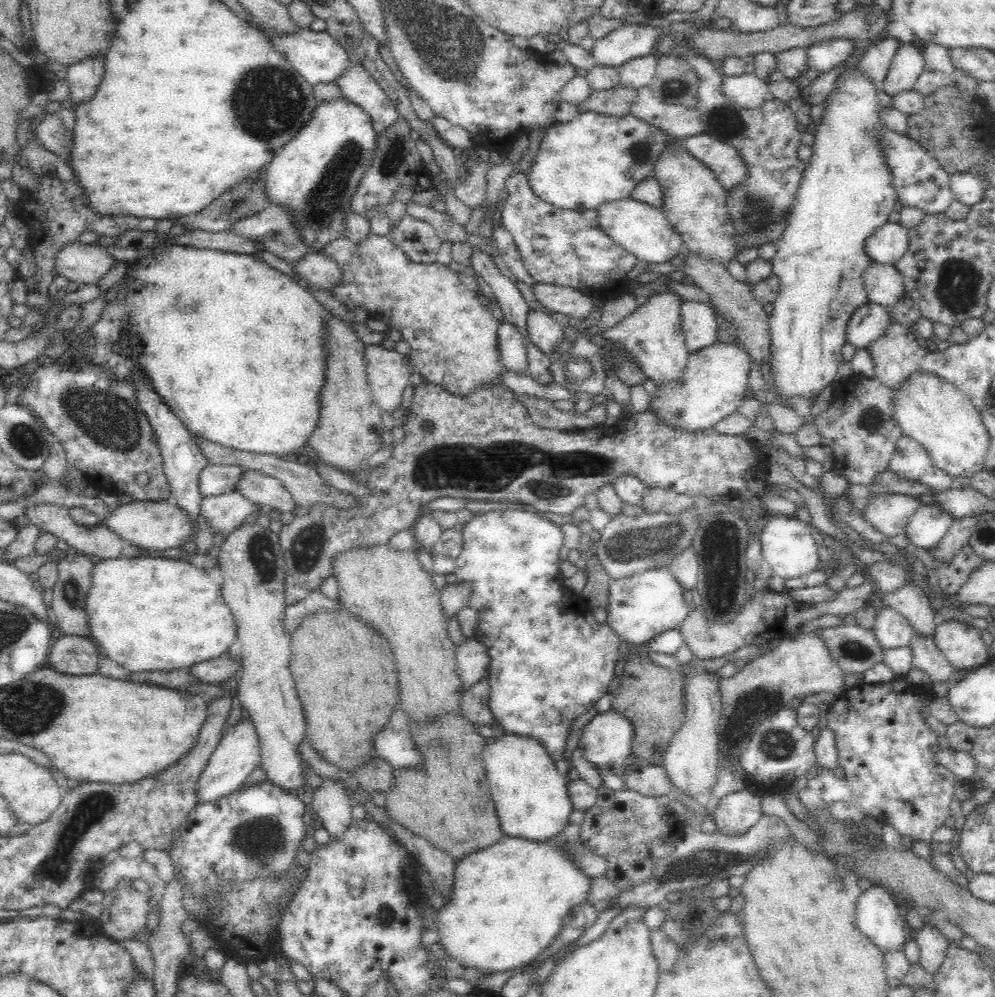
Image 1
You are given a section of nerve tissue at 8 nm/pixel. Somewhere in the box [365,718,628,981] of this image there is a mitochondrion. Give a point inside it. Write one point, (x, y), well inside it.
(385, 917)

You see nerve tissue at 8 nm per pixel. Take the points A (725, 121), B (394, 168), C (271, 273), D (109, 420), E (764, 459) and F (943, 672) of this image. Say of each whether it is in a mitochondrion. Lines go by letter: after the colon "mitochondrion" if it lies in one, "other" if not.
A: mitochondrion
B: mitochondrion
C: other
D: mitochondrion
E: other
F: other

